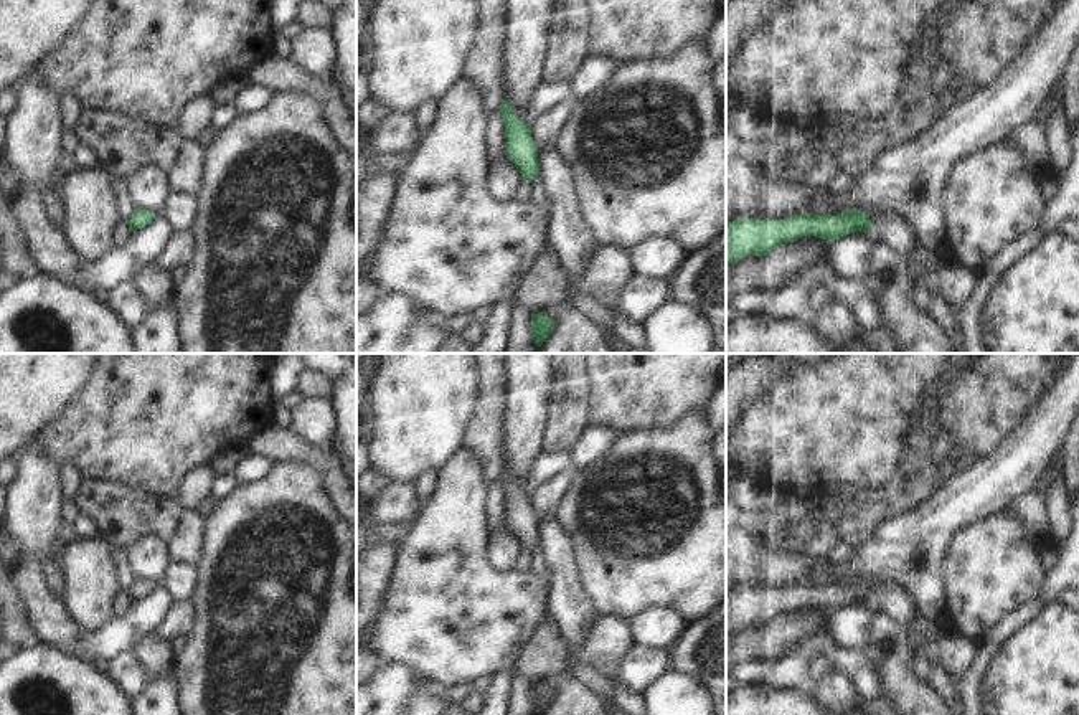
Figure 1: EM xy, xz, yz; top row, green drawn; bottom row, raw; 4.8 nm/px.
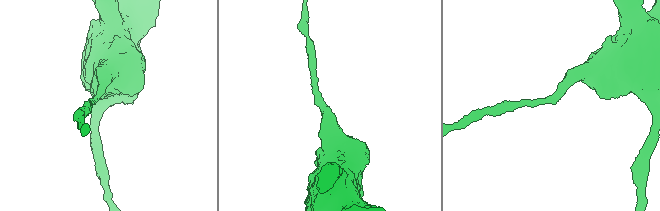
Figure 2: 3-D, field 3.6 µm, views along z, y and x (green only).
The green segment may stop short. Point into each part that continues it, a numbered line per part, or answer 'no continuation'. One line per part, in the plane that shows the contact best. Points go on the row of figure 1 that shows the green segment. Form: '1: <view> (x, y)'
no continuation

